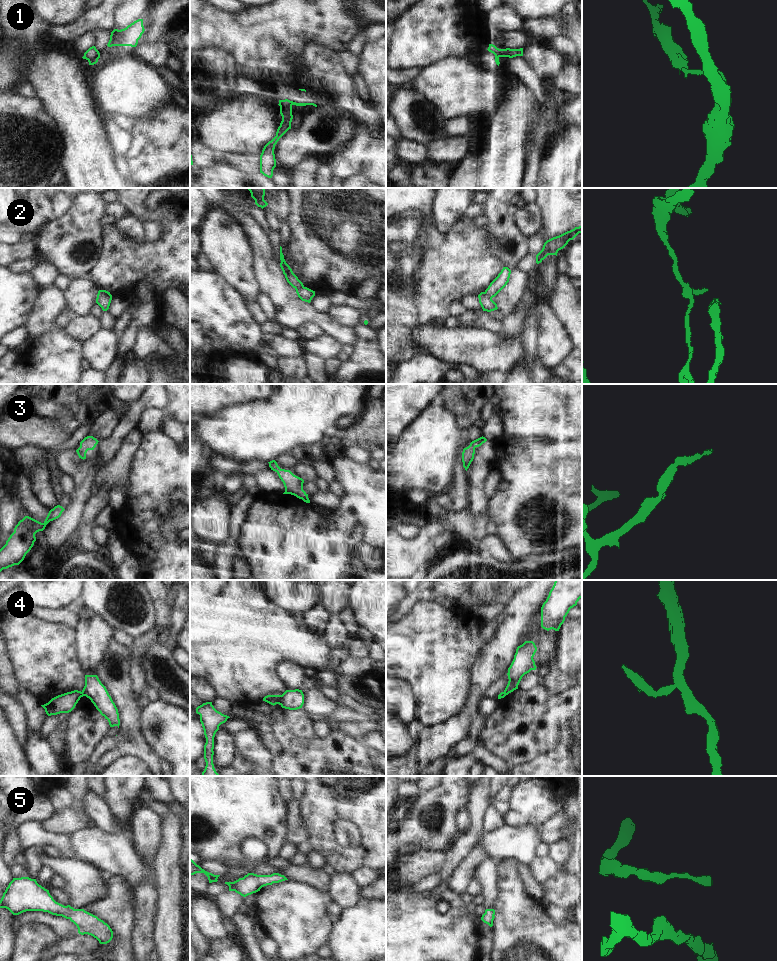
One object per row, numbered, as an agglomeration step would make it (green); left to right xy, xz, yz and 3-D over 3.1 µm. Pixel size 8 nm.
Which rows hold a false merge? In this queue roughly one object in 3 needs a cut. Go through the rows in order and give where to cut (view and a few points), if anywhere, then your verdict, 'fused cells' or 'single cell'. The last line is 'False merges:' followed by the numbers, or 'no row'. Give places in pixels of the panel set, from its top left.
1: xy (98, 51), (91, 59), (86, 59), (83, 56) | fused cells
2: yz (484, 292), (491, 298) | fused cells
3: no cut | single cell
4: xz (281, 695), (276, 703) | fused cells
5: no cut | single cell
False merges: 1, 2, 4

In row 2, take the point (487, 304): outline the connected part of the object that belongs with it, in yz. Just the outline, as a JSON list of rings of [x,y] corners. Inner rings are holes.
[[[481,292],[478,298],[483,311],[491,312],[498,309],[497,304],[485,292]]]

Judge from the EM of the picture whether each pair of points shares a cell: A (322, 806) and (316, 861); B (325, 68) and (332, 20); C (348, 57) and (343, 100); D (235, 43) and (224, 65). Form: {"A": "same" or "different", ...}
{"A": "different", "B": "different", "C": "different", "D": "different"}

